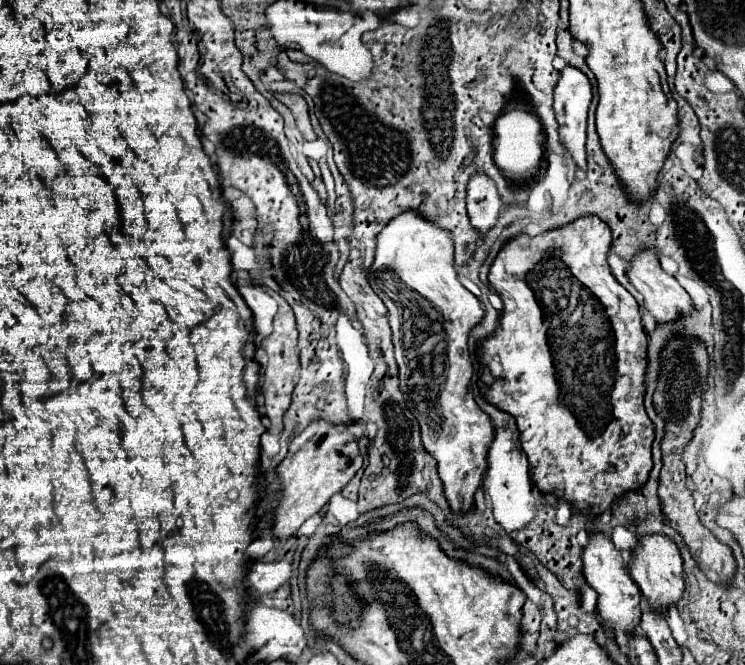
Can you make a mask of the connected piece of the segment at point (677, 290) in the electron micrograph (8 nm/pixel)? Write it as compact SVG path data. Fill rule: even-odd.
M647 248L647 250L637 250L635 256L629 262L629 270L627 270L627 278L631 282L631 286L643 294L645 300L645 308L653 314L653 318L657 322L669 322L669 320L677 320L683 312L689 312L693 302L691 296L683 290L683 286L677 282L675 276L667 274L659 262L659 256L655 254L655 248Z

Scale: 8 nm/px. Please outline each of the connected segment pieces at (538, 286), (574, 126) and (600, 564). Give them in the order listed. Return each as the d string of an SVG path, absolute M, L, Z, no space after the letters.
M587 214L575 222L569 222L561 228L547 230L537 234L537 238L531 238L529 234L517 234L511 240L503 244L499 254L495 256L491 268L489 268L489 284L495 288L499 298L503 300L503 310L499 314L495 330L479 340L477 352L483 358L483 364L487 364L493 380L487 382L485 396L491 404L497 408L509 412L517 420L517 428L521 432L521 448L527 454L529 470L533 482L539 486L541 492L553 492L557 498L567 498L575 508L593 508L593 512L601 514L603 510L611 508L613 502L625 494L627 490L637 490L645 484L649 470L651 470L651 442L653 442L653 422L649 420L645 408L643 408L643 374L645 374L645 352L647 352L647 336L645 328L641 324L639 316L639 304L633 298L627 288L623 288L615 276L611 274L611 268L607 264L607 252L611 246L611 230L607 222L601 218L595 218L593 214Z
M565 66L555 86L555 116L559 134L575 164L585 170L585 128L591 104L591 82L581 70Z
M589 532L587 546L583 550L583 576L589 582L589 586L597 592L597 610L601 614L601 624L607 630L621 630L629 634L635 630L641 618L641 590L635 586L635 580L629 576L623 556L617 550L617 546L611 542L611 538L603 532Z

